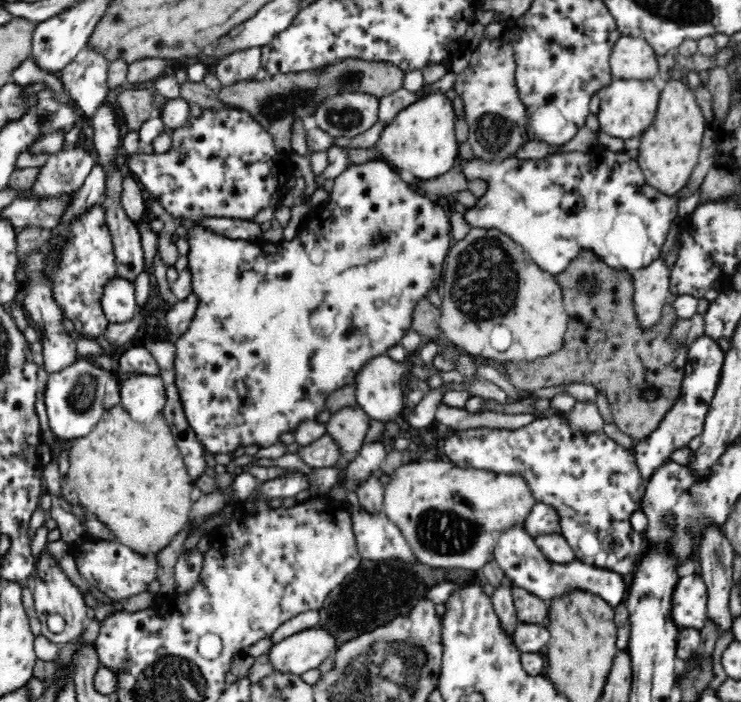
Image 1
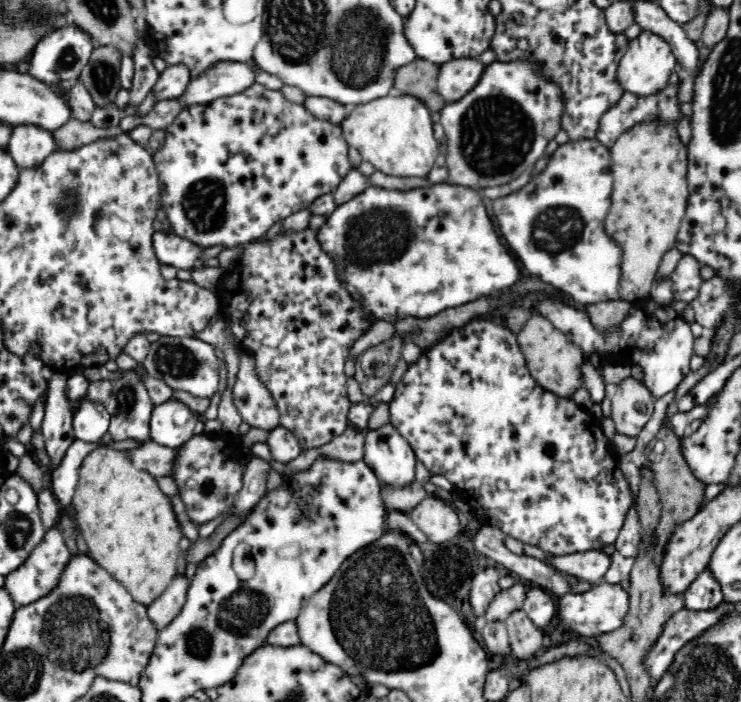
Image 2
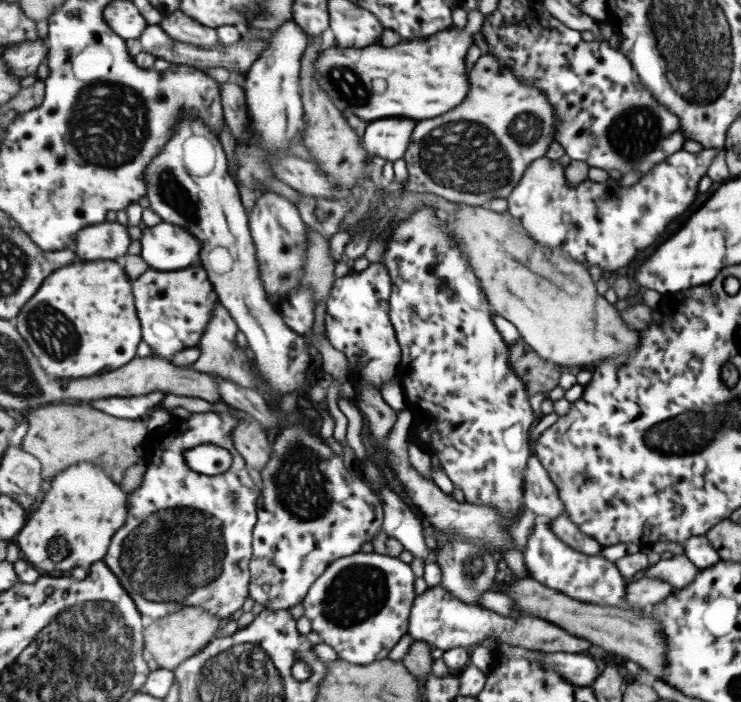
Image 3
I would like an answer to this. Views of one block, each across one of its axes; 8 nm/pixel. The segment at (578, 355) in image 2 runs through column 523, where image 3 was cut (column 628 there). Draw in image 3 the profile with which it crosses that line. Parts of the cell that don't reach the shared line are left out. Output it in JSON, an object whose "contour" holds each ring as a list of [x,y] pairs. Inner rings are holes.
{"contour":[[[462,206],[453,213],[446,214],[438,210],[442,220],[450,222],[450,234],[455,245],[467,253],[472,269],[481,279],[485,295],[491,303],[492,310],[517,325],[523,340],[548,361],[561,367],[585,368],[591,371],[613,357],[629,356],[641,345],[641,331],[633,330],[622,312],[617,310],[605,295],[597,292],[597,284],[587,270],[588,266],[577,259],[569,257],[560,248],[549,249],[539,245],[518,218],[506,210],[494,212],[486,206]]]}

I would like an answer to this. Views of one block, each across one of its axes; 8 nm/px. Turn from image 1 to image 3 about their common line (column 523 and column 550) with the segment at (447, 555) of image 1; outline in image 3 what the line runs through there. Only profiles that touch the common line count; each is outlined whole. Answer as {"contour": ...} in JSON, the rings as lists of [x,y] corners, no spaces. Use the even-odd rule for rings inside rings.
{"contour":[[[537,455],[529,458],[525,472],[525,506],[552,522],[563,514],[568,515],[565,503],[561,500],[560,490],[549,475],[548,467],[544,467]]]}

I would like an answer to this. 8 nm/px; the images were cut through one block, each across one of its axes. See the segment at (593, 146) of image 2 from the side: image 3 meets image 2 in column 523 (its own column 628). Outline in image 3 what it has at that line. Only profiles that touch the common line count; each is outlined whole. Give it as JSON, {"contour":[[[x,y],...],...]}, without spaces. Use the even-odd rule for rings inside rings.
{"contour":[[[713,148],[700,154],[677,152],[631,186],[621,186],[619,180],[609,177],[605,183],[586,179],[575,187],[567,185],[566,168],[559,160],[544,157],[525,170],[520,185],[507,199],[507,210],[539,245],[560,248],[588,268],[597,264],[605,272],[617,272],[637,262],[647,248],[657,244],[669,224],[687,212],[717,154]]]}

